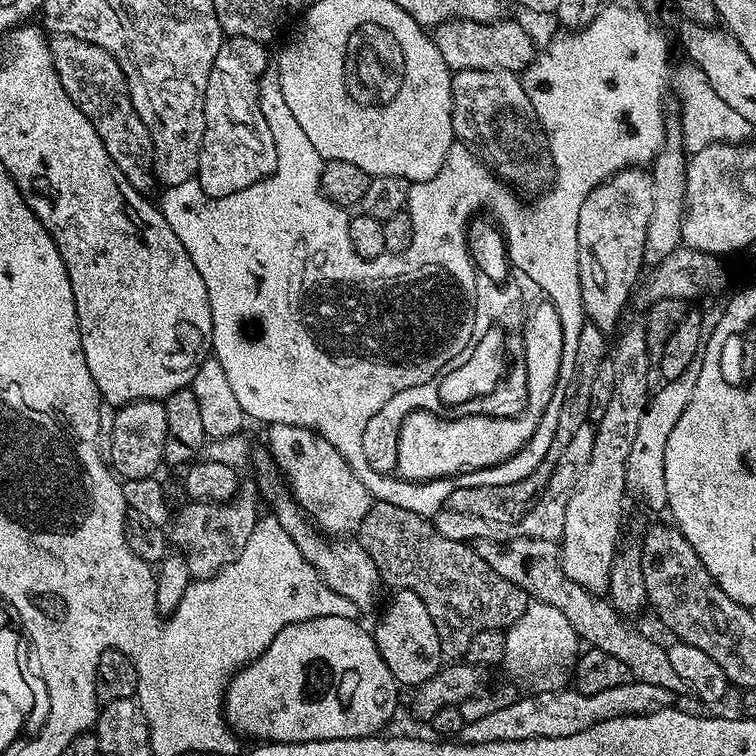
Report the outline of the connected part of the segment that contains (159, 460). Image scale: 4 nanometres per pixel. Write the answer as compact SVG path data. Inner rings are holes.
M139 400L119 405L115 413L114 426L106 441L106 456L113 473L124 480L155 477L156 471L164 464L166 446L166 410L163 403L159 400Z

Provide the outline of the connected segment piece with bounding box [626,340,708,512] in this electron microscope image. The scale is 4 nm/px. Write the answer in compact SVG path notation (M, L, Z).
M707 340L698 342L697 353L694 354L693 361L687 366L686 373L678 379L665 381L662 388L648 401L647 410L639 422L638 435L634 440L634 445L630 450L630 458L627 466L627 489L638 494L652 510L665 511L668 507L668 495L666 494L665 482L665 448L669 440L670 432L674 424L678 422L683 410L690 402L695 383L702 372L702 362L704 361Z

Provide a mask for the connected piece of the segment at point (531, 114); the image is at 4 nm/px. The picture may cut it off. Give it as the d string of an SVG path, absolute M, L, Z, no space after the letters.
M471 66L453 71L452 135L459 143L467 144L505 185L512 186L516 176L524 180L524 188L531 194L543 193L551 185L554 173L548 139L540 119L536 117L536 105L532 103L532 97L524 89L524 81L517 73L505 68Z

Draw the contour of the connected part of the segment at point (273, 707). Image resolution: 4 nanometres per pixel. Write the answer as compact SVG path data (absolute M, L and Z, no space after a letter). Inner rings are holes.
M323 616L297 624L287 624L284 629L266 646L264 653L257 660L251 661L235 676L224 691L224 719L228 721L228 727L236 733L237 737L253 736L256 742L271 742L274 744L305 744L315 740L353 740L363 736L375 736L383 733L388 724L388 719L396 712L396 690L398 683L392 676L391 670L383 661L382 654L376 645L373 633L368 628L364 629L360 622L350 618L338 618L337 616Z

